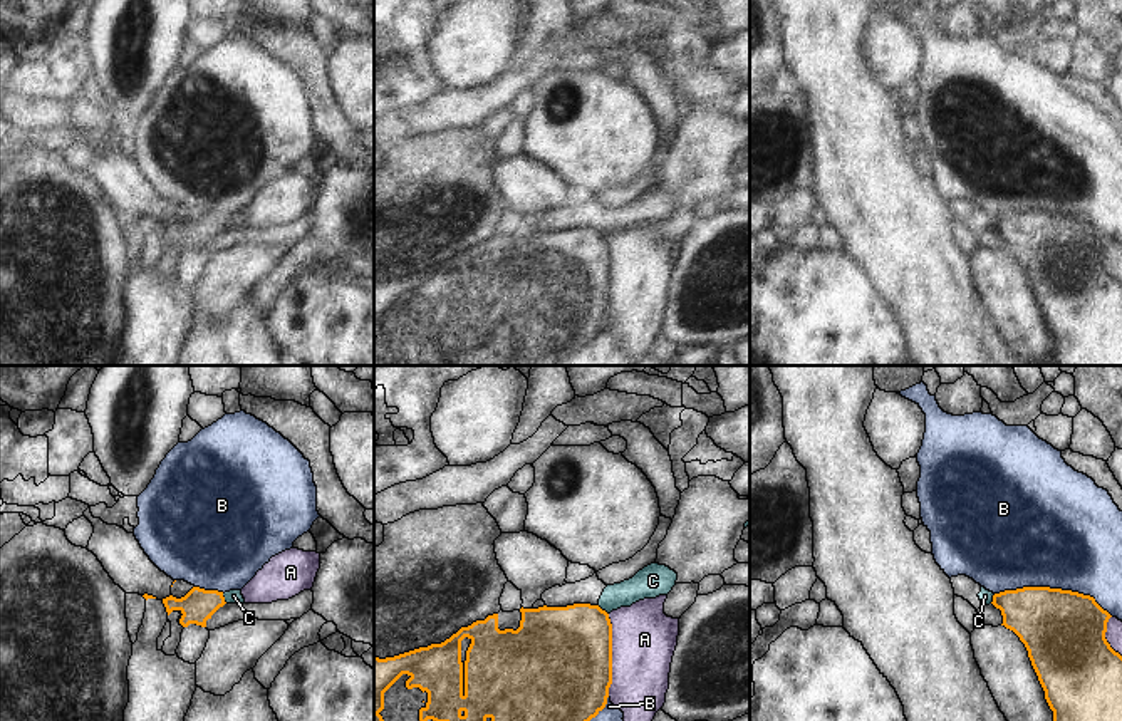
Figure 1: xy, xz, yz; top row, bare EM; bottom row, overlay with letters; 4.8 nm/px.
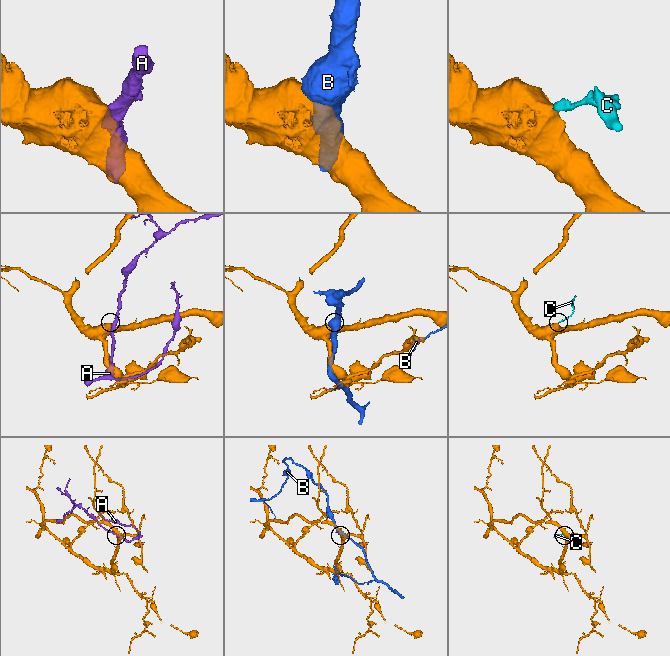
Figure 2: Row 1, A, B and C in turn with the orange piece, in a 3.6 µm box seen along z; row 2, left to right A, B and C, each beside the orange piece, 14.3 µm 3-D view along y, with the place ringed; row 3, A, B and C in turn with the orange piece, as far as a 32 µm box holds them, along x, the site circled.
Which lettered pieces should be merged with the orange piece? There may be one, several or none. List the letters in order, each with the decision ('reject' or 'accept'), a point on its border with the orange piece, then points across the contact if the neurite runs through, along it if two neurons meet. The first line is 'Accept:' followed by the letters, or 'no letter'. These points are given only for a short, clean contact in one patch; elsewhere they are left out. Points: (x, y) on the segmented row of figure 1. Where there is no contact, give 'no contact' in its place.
Accept: no letter
A: reject; meets orange in xz at (611, 656)
B: reject; meets orange in yz at (1054, 589)
C: reject; meets orange in xz at (601, 609); border along xz (597, 606), (607, 614)

